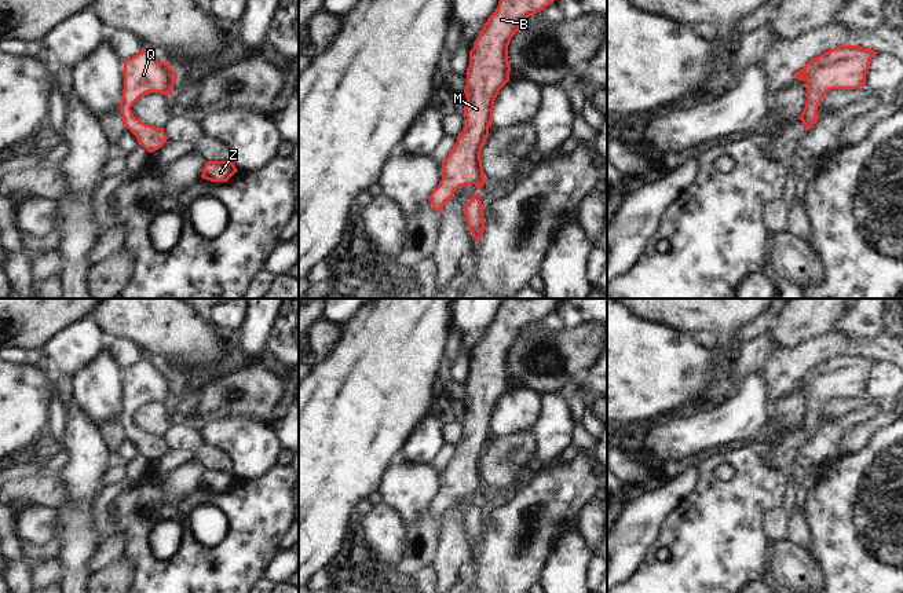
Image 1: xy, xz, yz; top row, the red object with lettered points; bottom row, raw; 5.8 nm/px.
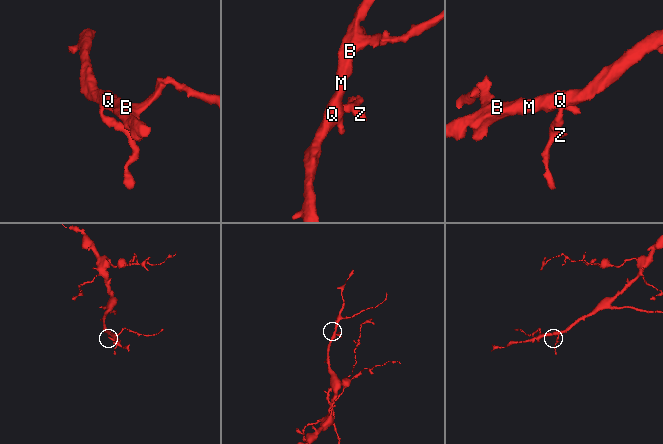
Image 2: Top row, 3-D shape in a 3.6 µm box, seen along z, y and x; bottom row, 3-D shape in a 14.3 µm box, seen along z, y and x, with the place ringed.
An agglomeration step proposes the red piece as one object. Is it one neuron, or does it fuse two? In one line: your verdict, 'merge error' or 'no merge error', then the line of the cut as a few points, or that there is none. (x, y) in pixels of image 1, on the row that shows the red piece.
no merge error | no cut

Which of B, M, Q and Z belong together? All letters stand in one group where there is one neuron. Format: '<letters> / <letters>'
B M Q Z

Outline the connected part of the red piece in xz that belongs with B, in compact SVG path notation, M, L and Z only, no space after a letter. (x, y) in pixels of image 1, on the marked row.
M500 0L497 10L483 25L474 48L469 51L469 66L467 69L467 87L464 89L467 102L464 114L467 117L465 128L457 136L457 143L442 162L442 180L432 190L428 201L432 208L440 213L445 204L453 197L454 191L465 184L475 184L479 190L486 183L480 153L489 136L489 127L493 122L494 100L500 89L509 81L511 66L508 62L508 45L513 34L523 22L555 0Z

